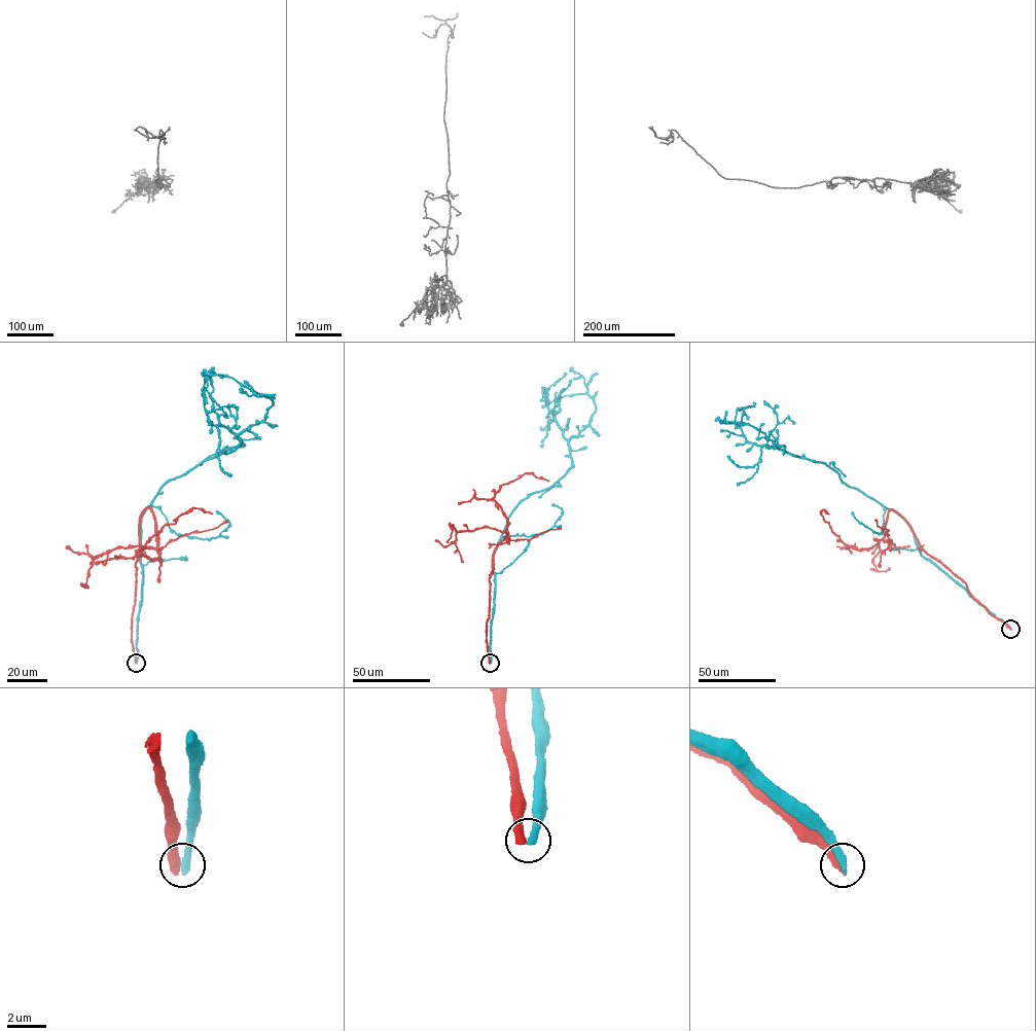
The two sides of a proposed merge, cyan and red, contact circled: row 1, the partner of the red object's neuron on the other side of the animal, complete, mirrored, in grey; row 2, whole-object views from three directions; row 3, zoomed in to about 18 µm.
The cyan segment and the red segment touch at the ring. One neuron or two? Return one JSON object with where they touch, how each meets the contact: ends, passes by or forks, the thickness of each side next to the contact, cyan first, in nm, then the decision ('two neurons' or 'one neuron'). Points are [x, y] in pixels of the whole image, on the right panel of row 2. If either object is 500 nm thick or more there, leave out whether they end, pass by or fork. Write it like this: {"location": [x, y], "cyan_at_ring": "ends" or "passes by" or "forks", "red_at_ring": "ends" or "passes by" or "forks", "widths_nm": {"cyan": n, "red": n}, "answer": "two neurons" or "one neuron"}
{"location": [1010, 629], "widths_nm": {"cyan": 440, "red": 550}, "answer": "two neurons"}

